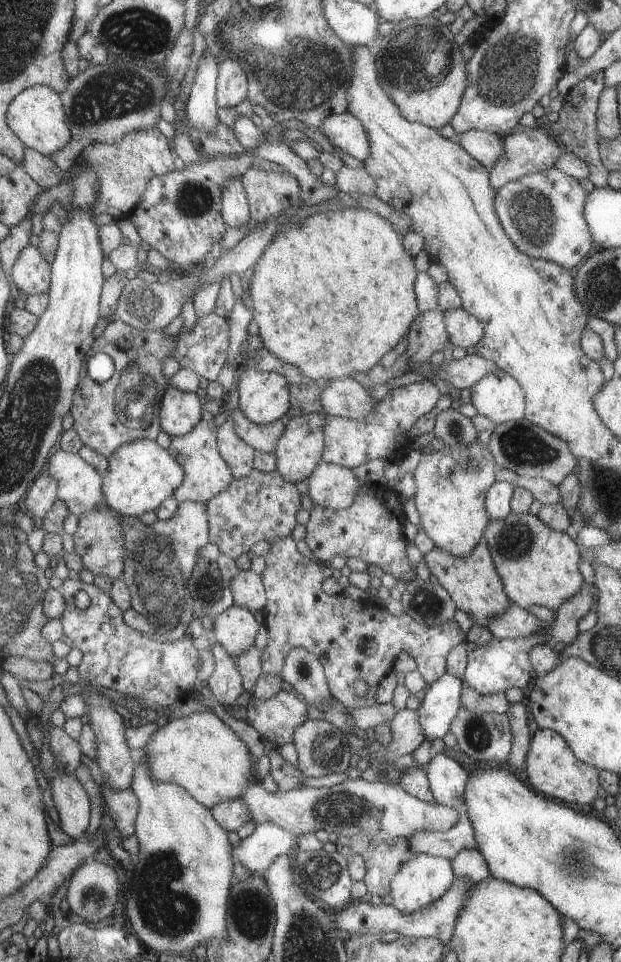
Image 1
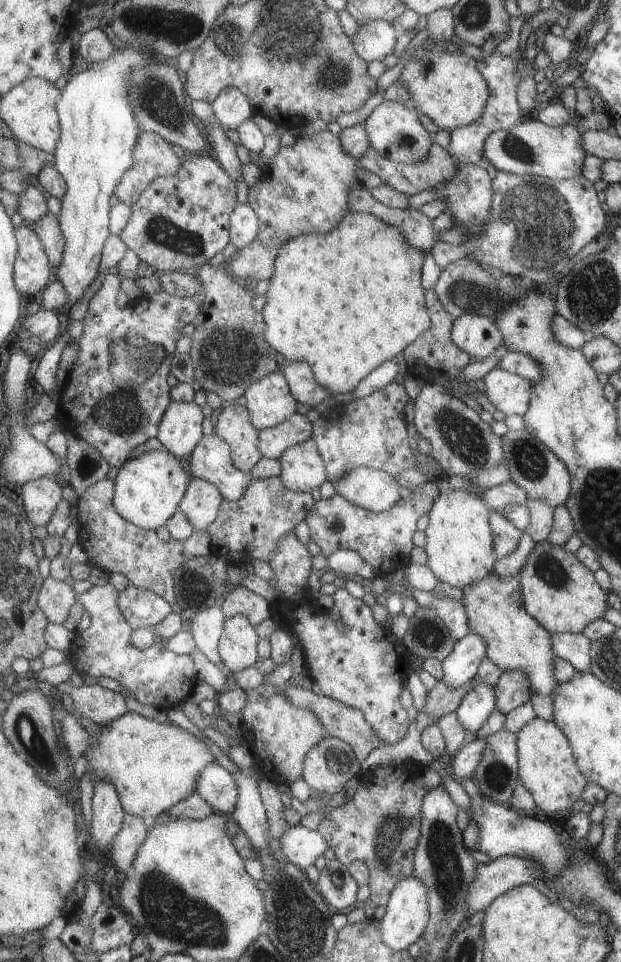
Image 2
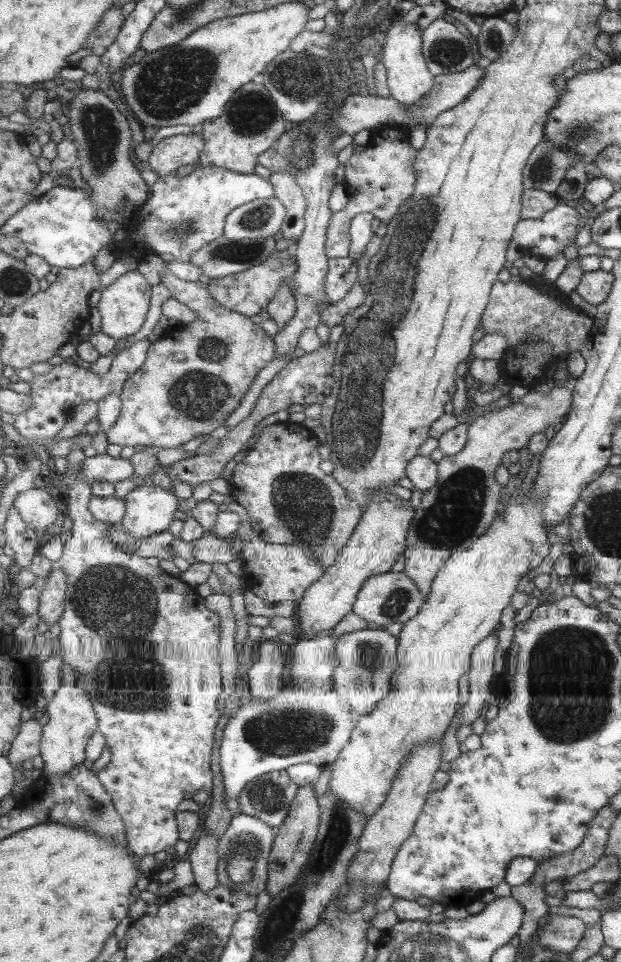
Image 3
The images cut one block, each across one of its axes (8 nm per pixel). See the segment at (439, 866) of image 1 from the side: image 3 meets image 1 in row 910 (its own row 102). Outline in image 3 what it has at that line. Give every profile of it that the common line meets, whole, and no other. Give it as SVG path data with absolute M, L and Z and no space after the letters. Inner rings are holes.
M403 20L393 21L384 33L384 39L379 58L386 70L390 97L394 98L402 109L415 107L433 87L433 74L428 71L427 61L421 56L421 30Z

